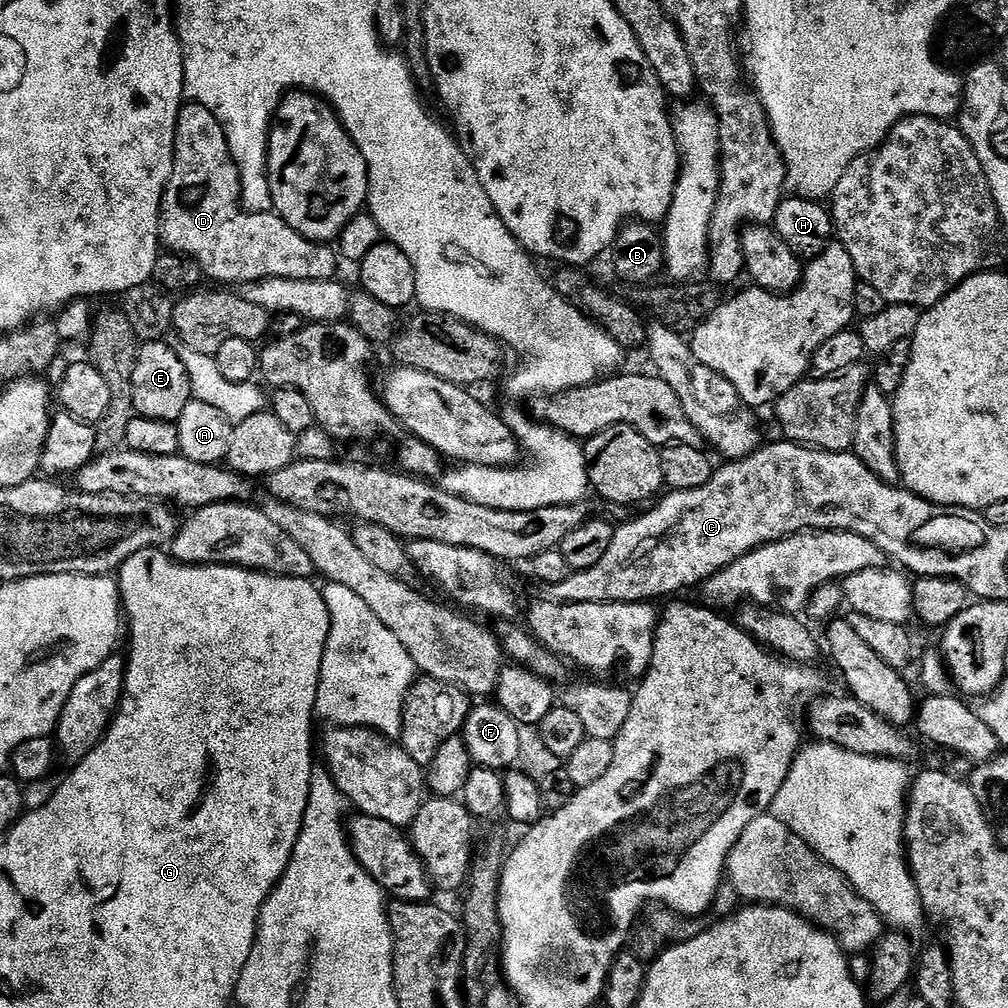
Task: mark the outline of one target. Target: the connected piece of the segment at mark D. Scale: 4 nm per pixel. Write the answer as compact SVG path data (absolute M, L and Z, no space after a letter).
M185 103L181 107L178 114L178 122L176 123L176 157L174 158L174 170L168 179L168 185L164 187L164 197L160 203L160 238L165 249L180 252L183 256L194 258L198 262L198 266L204 272L205 277L210 281L217 280L220 286L239 286L249 284L250 282L258 282L266 278L302 278L303 280L331 280L337 275L336 260L338 256L335 251L332 252L327 243L307 240L302 234L298 234L298 230L294 230L286 223L281 216L277 216L275 211L267 212L246 212L243 204L240 202L240 175L238 174L238 166L234 162L234 158L230 154L230 146L226 142L226 134L222 130L222 126L218 122L218 118L214 118L214 114L210 110L206 110L206 106L201 104Z

